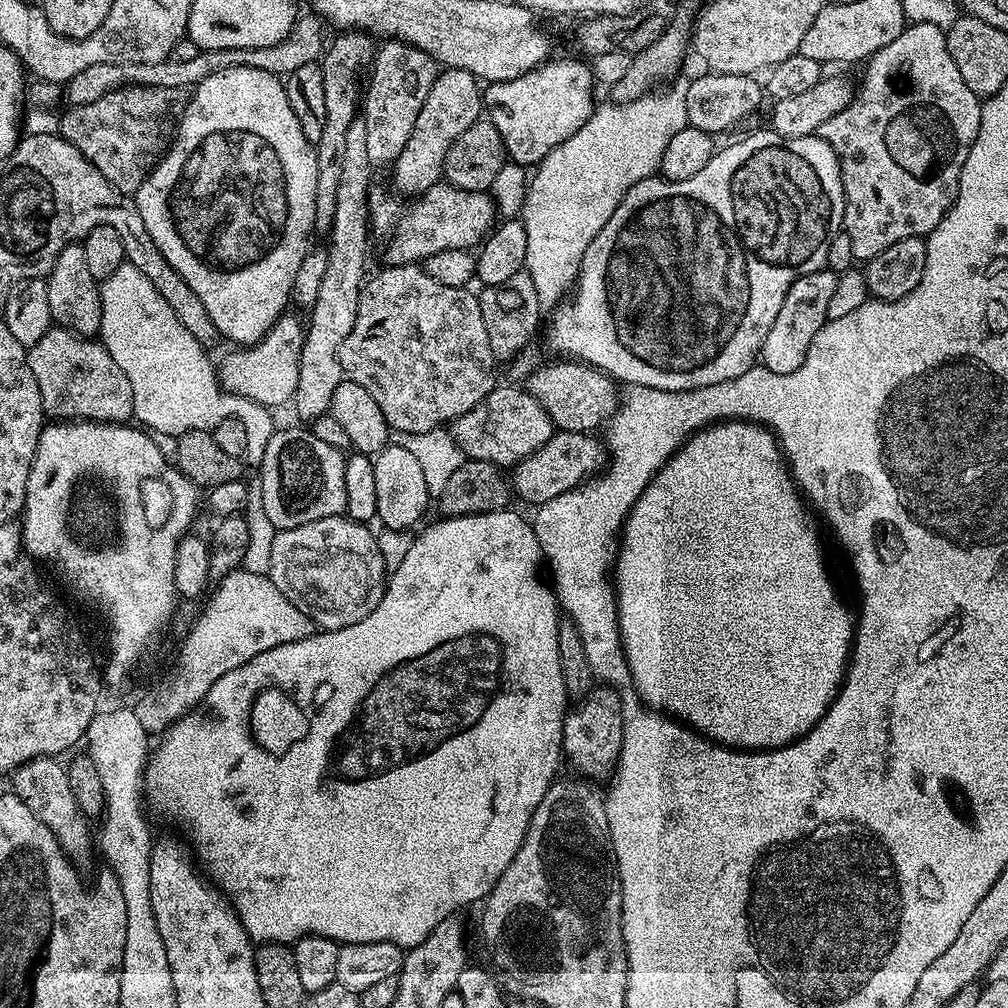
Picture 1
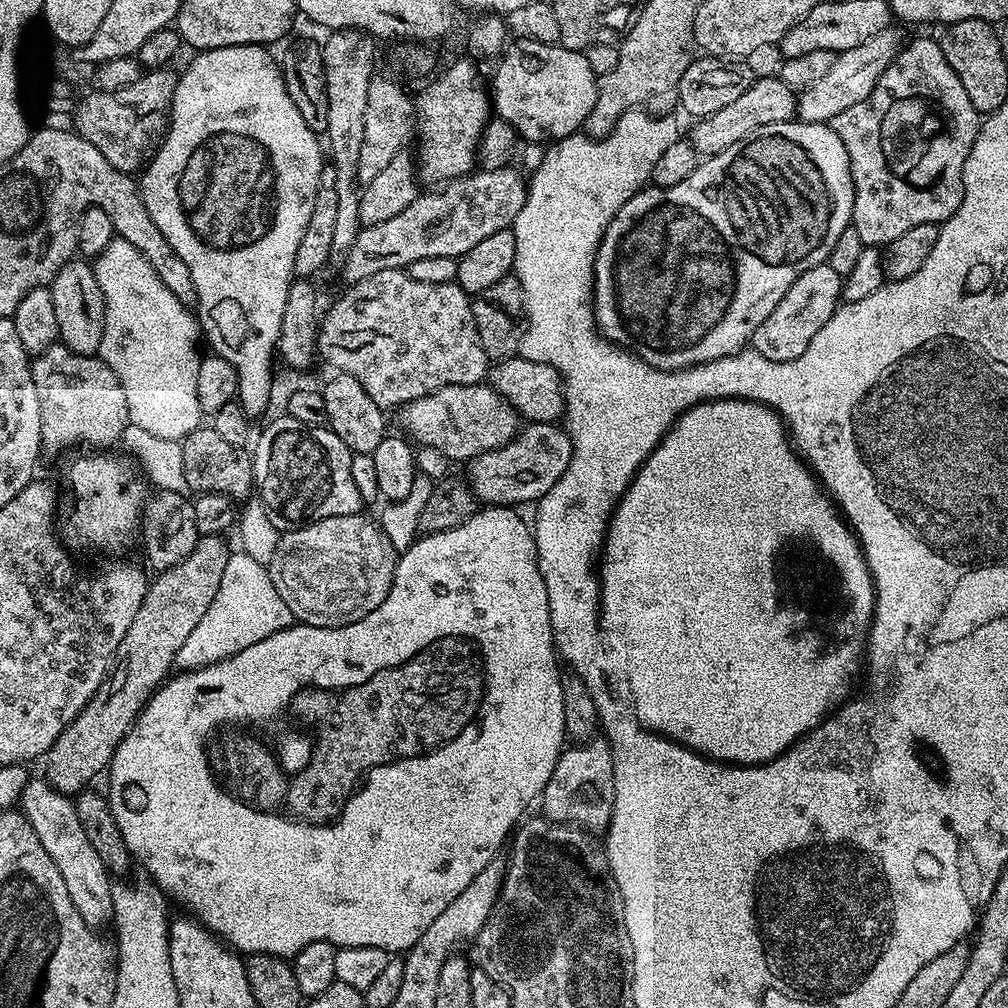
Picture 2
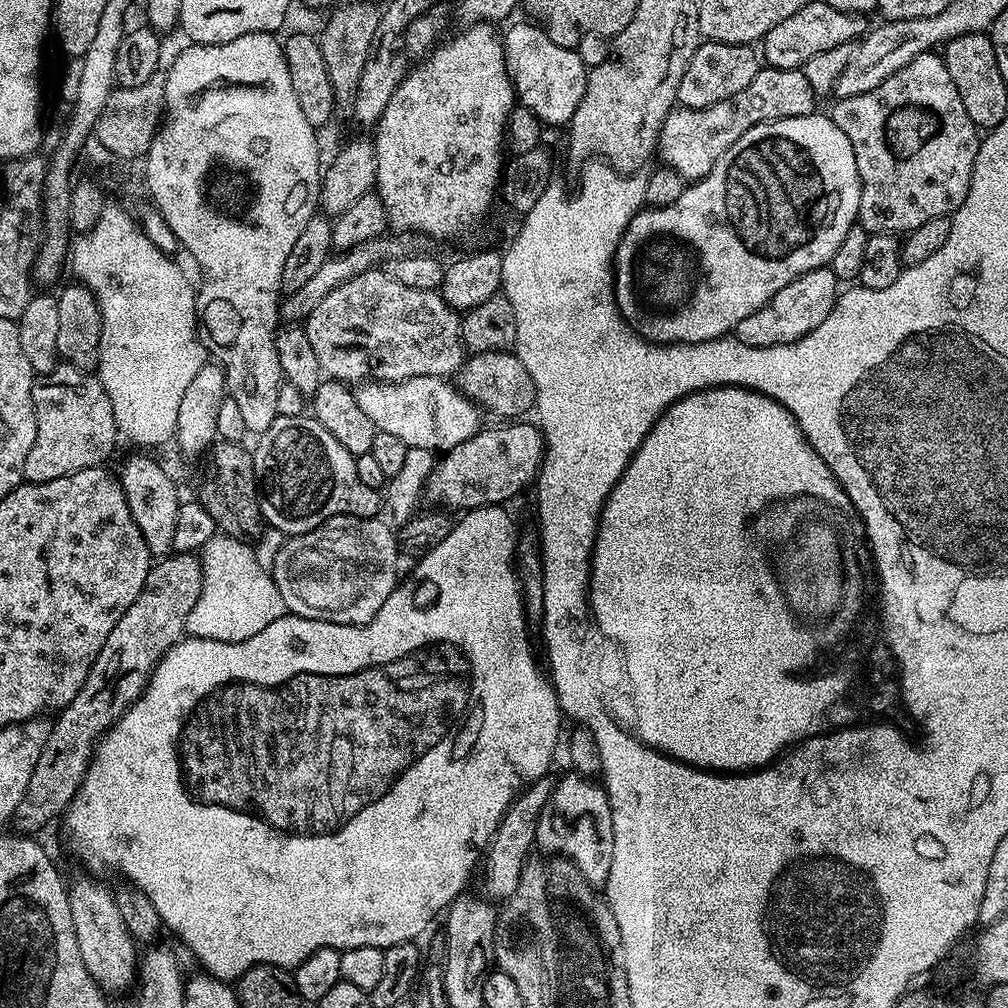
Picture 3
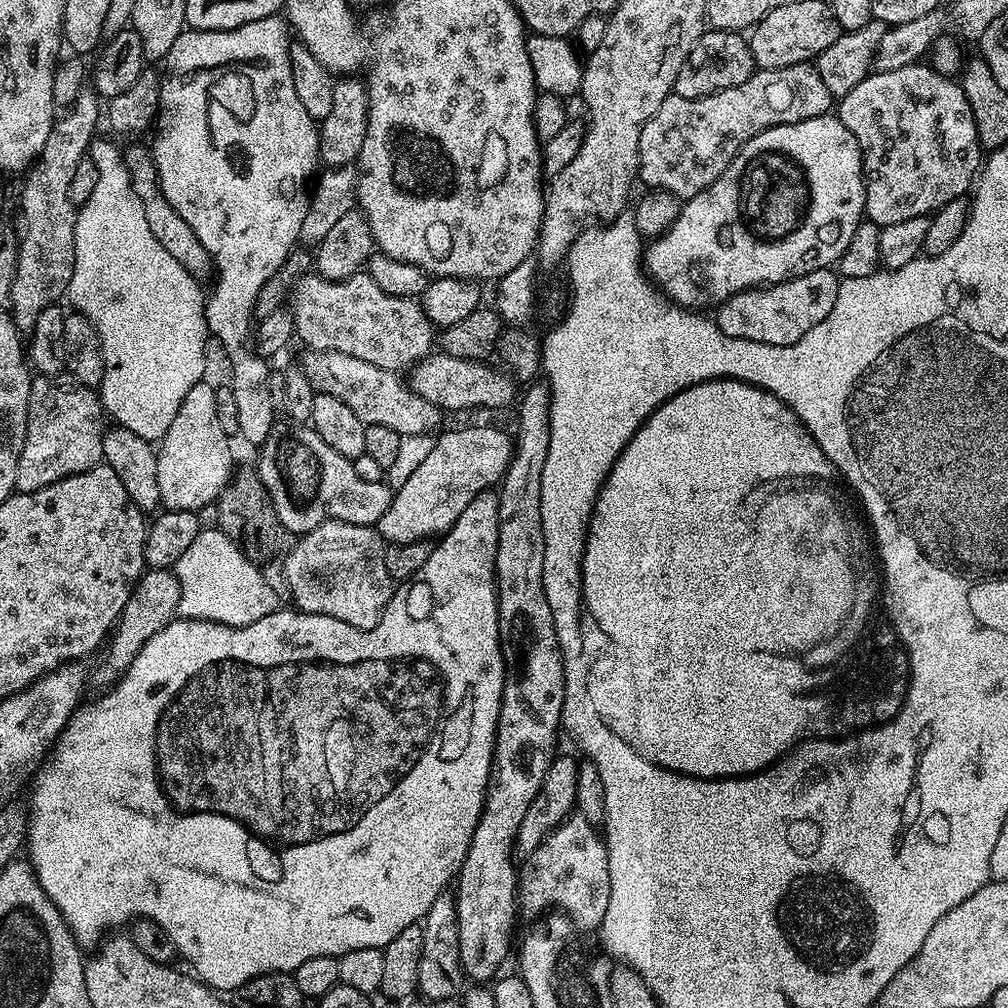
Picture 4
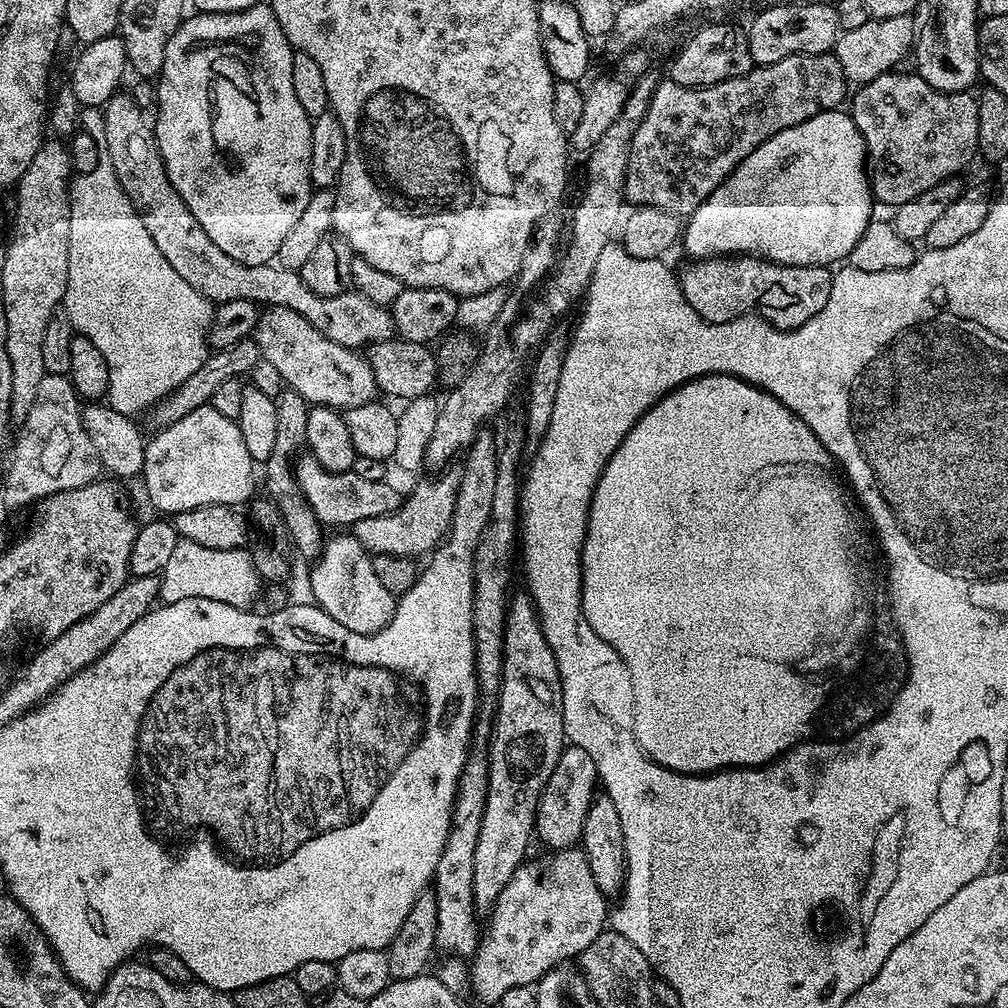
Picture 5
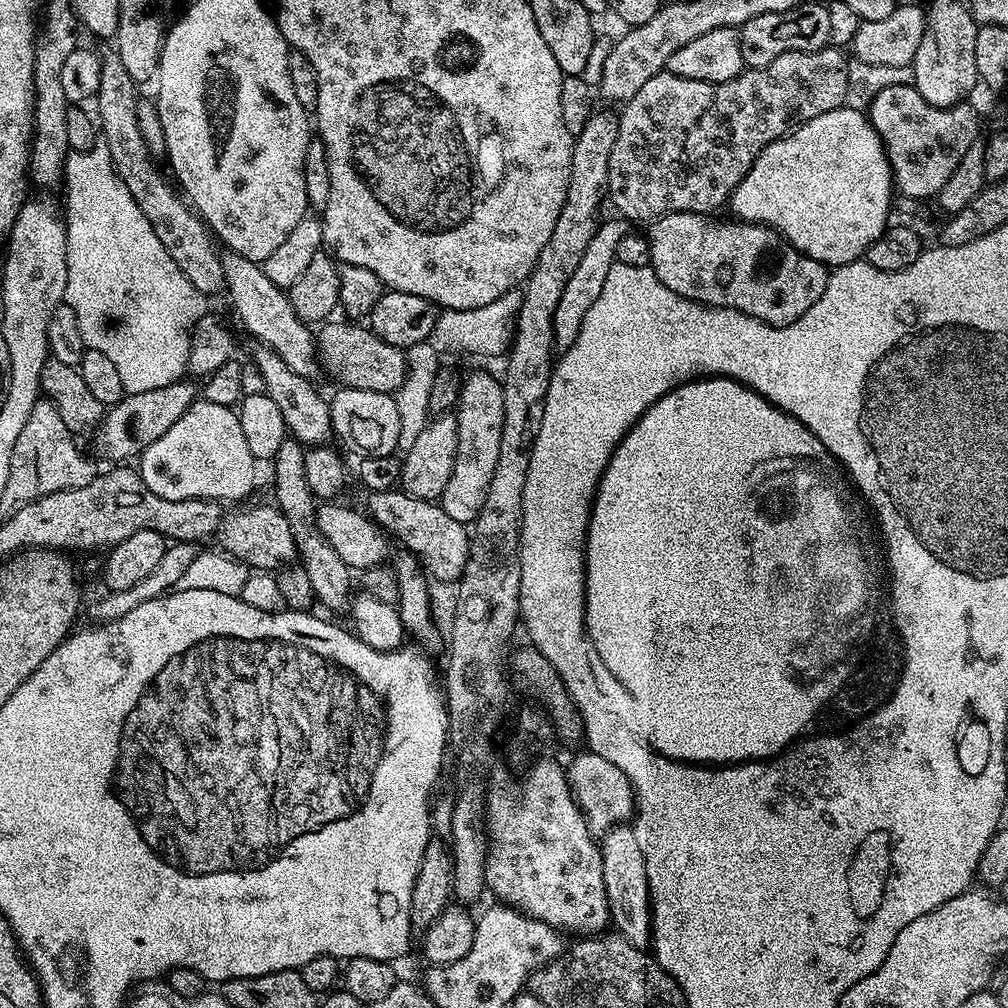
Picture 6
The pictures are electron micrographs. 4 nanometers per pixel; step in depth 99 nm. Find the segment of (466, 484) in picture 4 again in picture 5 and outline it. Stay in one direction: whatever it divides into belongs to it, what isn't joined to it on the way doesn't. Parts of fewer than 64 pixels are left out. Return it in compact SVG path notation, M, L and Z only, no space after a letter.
M444 470L432 474L429 480L420 480L412 488L412 493L403 497L398 510L387 512L381 516L362 518L357 524L351 525L350 532L362 542L362 546L372 556L394 554L395 556L411 556L431 553L447 536L452 526L454 502L460 485L459 471Z

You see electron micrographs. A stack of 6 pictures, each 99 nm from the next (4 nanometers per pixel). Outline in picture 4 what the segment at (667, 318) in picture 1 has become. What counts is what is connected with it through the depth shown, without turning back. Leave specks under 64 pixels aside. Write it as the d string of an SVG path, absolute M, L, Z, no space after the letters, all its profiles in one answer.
M825 114L818 118L810 118L806 122L797 124L783 124L774 126L746 142L738 150L736 157L722 170L719 178L711 184L702 194L683 201L678 218L674 226L670 226L663 236L657 236L651 241L652 244L643 249L642 267L650 277L653 284L668 297L674 304L689 310L709 310L729 300L734 294L750 288L759 288L769 284L781 284L790 278L798 278L802 274L810 274L819 268L827 268L839 261L842 250L850 246L850 238L854 238L854 230L860 224L864 216L864 160L860 157L860 147L846 130L846 126L835 115Z

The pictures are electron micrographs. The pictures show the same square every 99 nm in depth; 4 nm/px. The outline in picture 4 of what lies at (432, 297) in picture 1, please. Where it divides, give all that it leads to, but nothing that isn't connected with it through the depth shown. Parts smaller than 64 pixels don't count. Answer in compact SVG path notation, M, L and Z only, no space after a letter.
M364 270L355 272L345 280L323 280L315 274L301 276L290 288L290 311L296 323L295 335L305 344L305 349L350 354L350 358L362 358L362 362L389 370L408 370L420 360L431 357L438 340L437 329L415 299L386 294L386 290L374 283L374 278L370 278Z

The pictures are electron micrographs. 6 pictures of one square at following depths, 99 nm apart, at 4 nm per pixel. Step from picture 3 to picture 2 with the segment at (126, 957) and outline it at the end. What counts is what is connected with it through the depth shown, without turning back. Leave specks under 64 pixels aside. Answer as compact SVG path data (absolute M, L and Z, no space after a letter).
M32 778L20 795L18 804L34 826L38 842L42 842L54 866L58 866L58 874L62 874L66 882L66 891L70 894L70 902L74 902L74 910L82 914L91 928L99 929L104 923L107 925L112 919L114 880L102 858L98 858L98 850L94 850L90 838L86 838L86 830L82 830L82 822L78 822L75 803L47 780Z

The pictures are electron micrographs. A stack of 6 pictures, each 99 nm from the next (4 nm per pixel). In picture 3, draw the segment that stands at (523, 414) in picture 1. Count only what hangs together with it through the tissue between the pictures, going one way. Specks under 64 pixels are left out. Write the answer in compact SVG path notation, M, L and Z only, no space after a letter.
M419 376L396 384L364 382L355 394L358 406L374 422L376 431L395 434L409 449L443 454L469 440L482 427L481 409L443 376Z

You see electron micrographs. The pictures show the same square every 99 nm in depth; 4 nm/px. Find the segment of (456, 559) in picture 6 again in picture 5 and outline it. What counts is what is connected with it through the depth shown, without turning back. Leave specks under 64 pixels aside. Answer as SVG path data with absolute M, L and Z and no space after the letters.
M311 454L301 455L295 461L294 467L298 486L302 490L306 502L314 510L314 514L320 519L321 525L345 524L345 526L351 526L357 524L362 518L381 516L398 510L402 503L402 492L399 492L394 485L388 484L387 479L358 478L358 474L354 471L331 472L323 468Z

